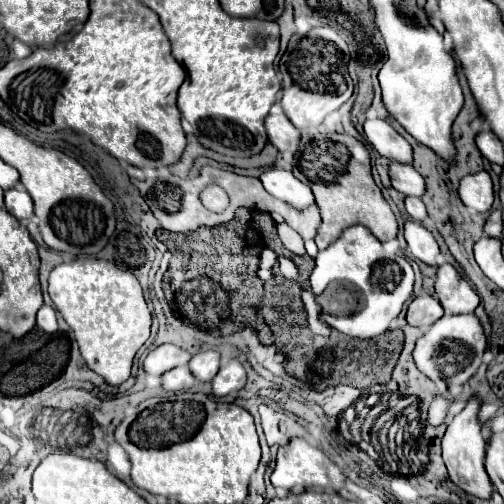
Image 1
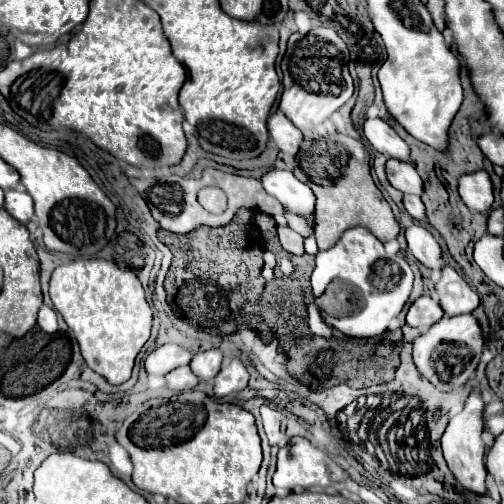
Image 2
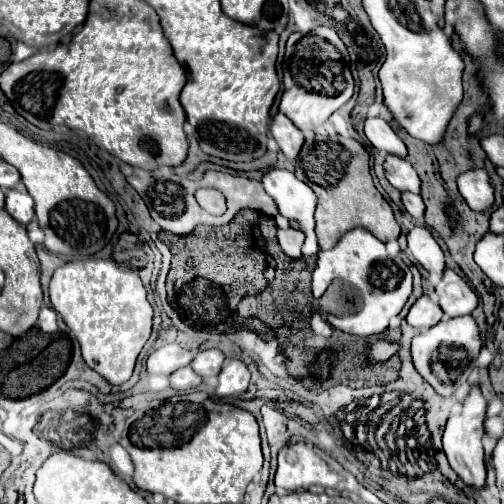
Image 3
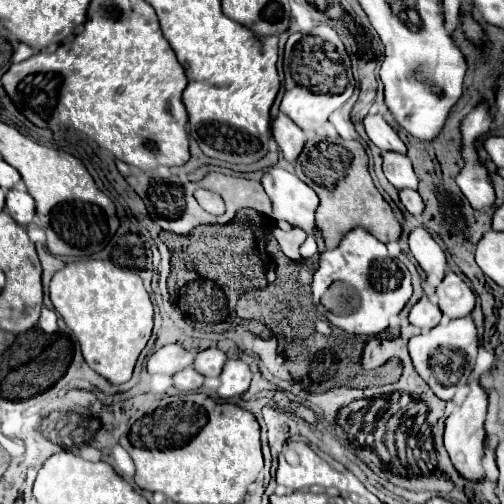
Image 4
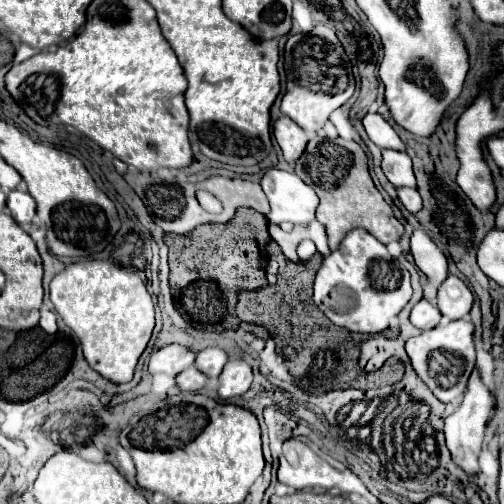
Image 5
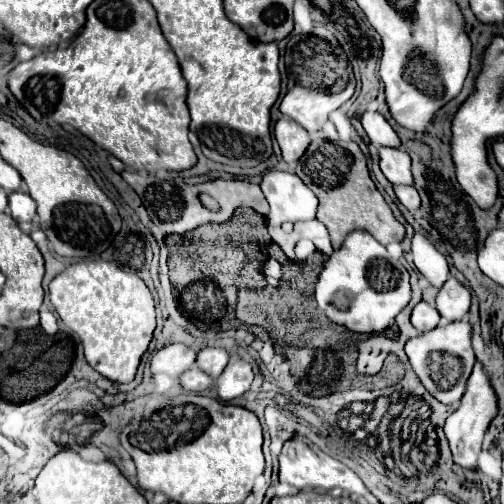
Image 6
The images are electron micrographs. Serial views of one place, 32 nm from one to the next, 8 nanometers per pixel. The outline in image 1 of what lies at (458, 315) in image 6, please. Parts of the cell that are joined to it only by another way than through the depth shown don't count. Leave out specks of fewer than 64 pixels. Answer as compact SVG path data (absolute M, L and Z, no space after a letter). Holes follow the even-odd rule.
M442 264L438 268L436 294L438 294L438 300L440 300L442 308L448 314L468 314L468 312L474 312L476 306L480 304L478 294L454 270L452 264Z

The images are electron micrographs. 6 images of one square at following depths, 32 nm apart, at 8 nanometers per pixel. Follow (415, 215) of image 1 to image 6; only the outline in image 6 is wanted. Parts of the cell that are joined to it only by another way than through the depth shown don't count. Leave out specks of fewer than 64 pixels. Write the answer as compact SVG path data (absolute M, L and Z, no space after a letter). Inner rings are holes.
M404 184L394 186L394 194L400 200L400 204L406 206L408 210L416 210L420 206L420 196L414 186L404 186Z

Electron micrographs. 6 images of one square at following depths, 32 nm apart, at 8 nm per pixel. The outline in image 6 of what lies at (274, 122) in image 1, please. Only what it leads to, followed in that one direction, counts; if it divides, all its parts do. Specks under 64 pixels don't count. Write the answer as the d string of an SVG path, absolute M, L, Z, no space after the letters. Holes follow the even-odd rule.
M280 118L274 126L274 136L280 144L280 150L282 150L282 158L294 166L296 160L300 160L300 156L306 152L308 144L310 144L310 136L308 132L296 124L294 120L290 118Z

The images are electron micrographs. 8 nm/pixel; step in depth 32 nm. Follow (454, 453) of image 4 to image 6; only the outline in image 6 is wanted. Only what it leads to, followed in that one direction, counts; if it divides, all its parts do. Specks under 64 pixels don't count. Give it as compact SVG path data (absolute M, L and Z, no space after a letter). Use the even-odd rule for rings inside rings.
M476 362L474 370L468 378L466 392L460 400L458 410L452 412L446 420L446 424L444 424L444 432L446 432L446 438L450 442L450 450L452 450L452 456L454 456L456 464L460 464L464 468L476 468L478 466L478 454L482 450L484 434L486 434L490 422L496 418L496 414L498 414L496 392L492 390L488 376L484 374L484 366L480 362Z

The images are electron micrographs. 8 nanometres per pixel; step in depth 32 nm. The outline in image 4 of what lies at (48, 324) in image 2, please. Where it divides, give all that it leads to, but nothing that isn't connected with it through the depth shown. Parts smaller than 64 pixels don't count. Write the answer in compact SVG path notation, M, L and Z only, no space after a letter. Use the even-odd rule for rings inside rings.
M44 308L44 310L42 310L42 316L40 316L38 326L40 326L46 334L54 334L54 332L58 330L58 328L56 328L56 312L54 312L54 310Z

